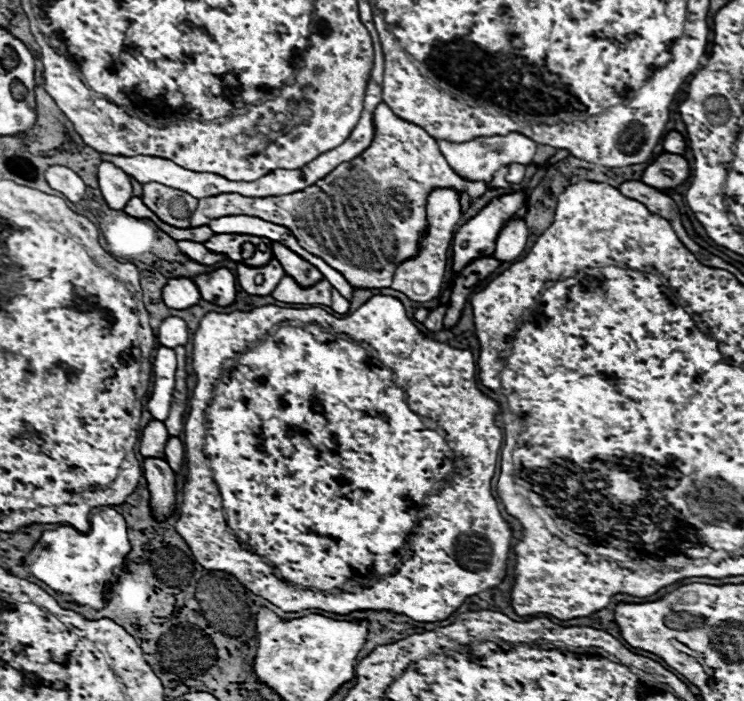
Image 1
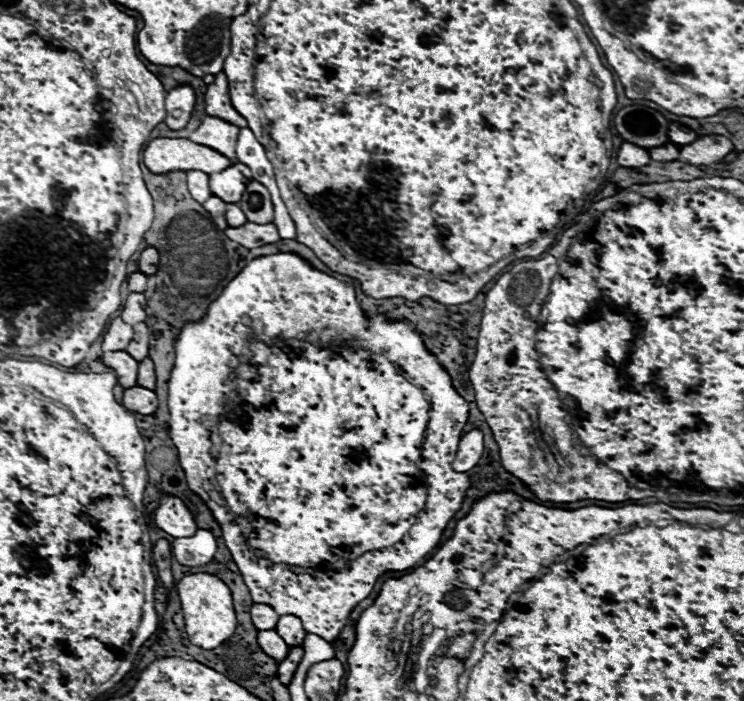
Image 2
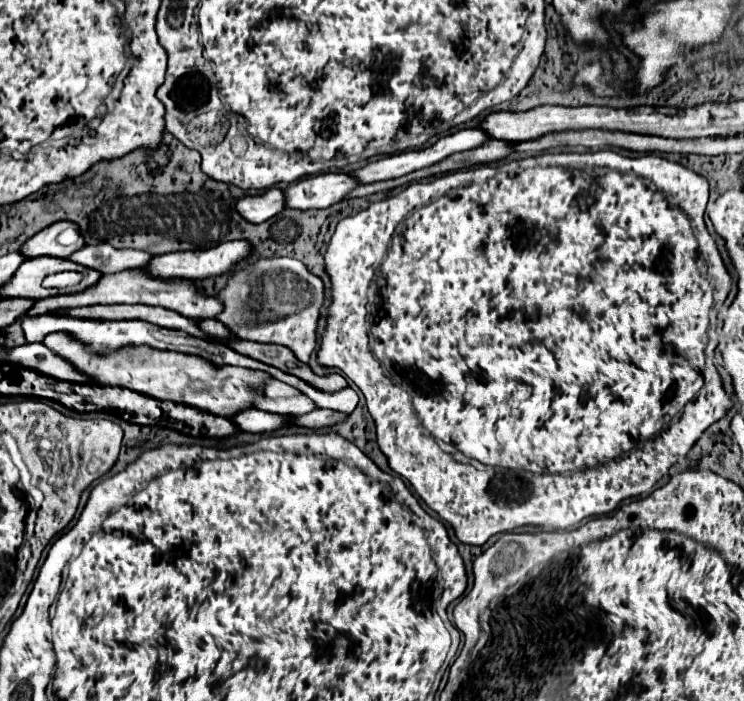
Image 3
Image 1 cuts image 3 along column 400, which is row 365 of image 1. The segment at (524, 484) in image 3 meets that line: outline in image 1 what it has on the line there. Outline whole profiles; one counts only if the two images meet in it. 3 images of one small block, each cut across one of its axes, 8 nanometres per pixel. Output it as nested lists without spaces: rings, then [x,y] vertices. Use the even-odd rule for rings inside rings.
[[[376,294],[358,310],[340,318],[328,314],[320,306],[280,308],[266,304],[252,308],[250,312],[208,312],[194,332],[192,366],[198,382],[189,401],[190,414],[184,422],[188,476],[182,488],[184,498],[180,502],[176,532],[184,538],[184,542],[188,542],[188,548],[202,568],[232,574],[256,596],[266,598],[284,612],[300,612],[308,608],[320,608],[334,614],[350,614],[354,610],[388,610],[394,614],[406,614],[416,622],[446,620],[456,608],[462,606],[466,598],[496,588],[506,578],[512,528],[502,518],[498,502],[492,494],[492,478],[502,448],[502,430],[496,426],[496,412],[500,406],[494,398],[480,390],[476,380],[478,368],[472,350],[460,350],[446,342],[426,338],[406,314],[406,308],[398,298]],[[288,320],[306,324],[284,324]],[[332,328],[340,330],[340,334]],[[360,342],[374,346],[374,350]],[[376,350],[380,352],[380,358]],[[396,384],[400,384],[406,392]],[[410,406],[418,408],[418,412],[414,412]],[[420,416],[434,420],[442,430],[430,428]]]

